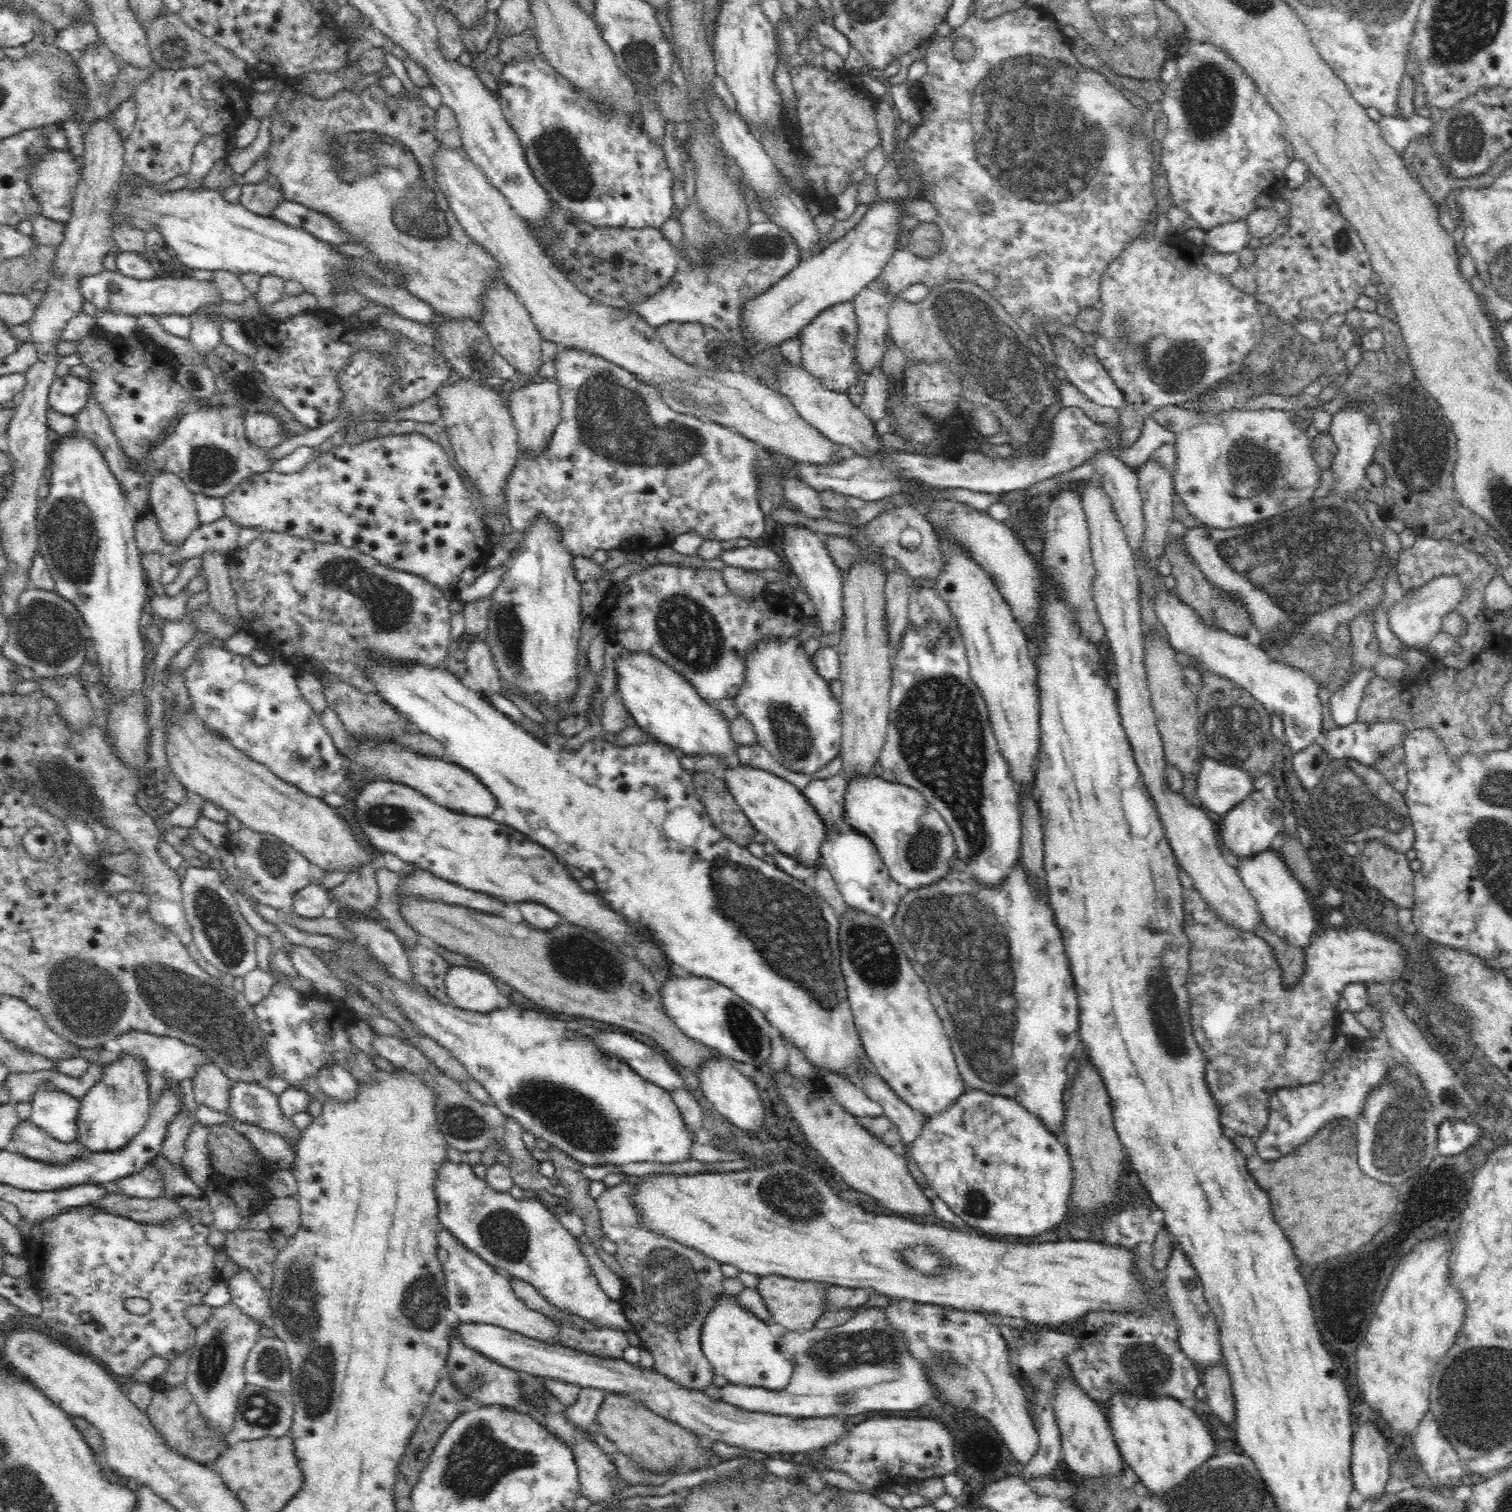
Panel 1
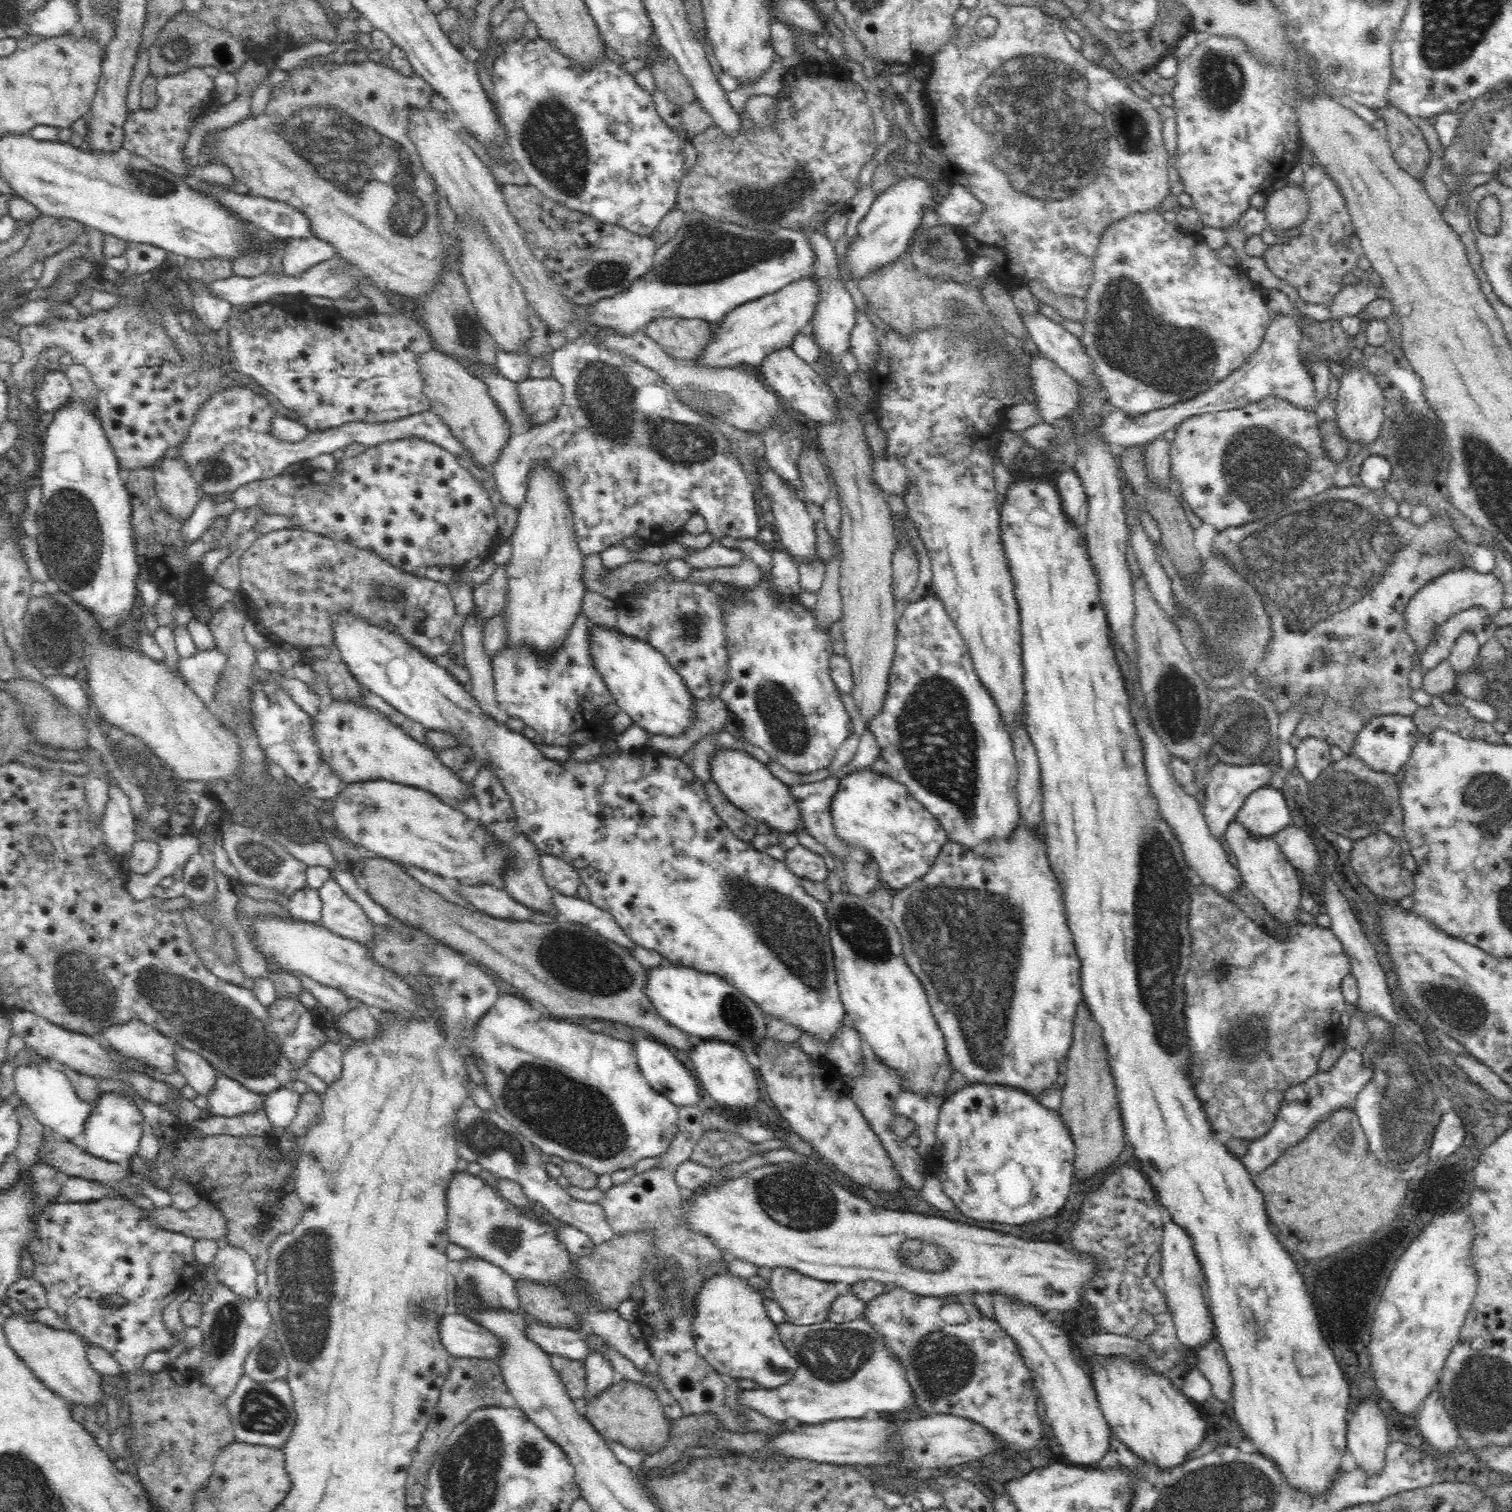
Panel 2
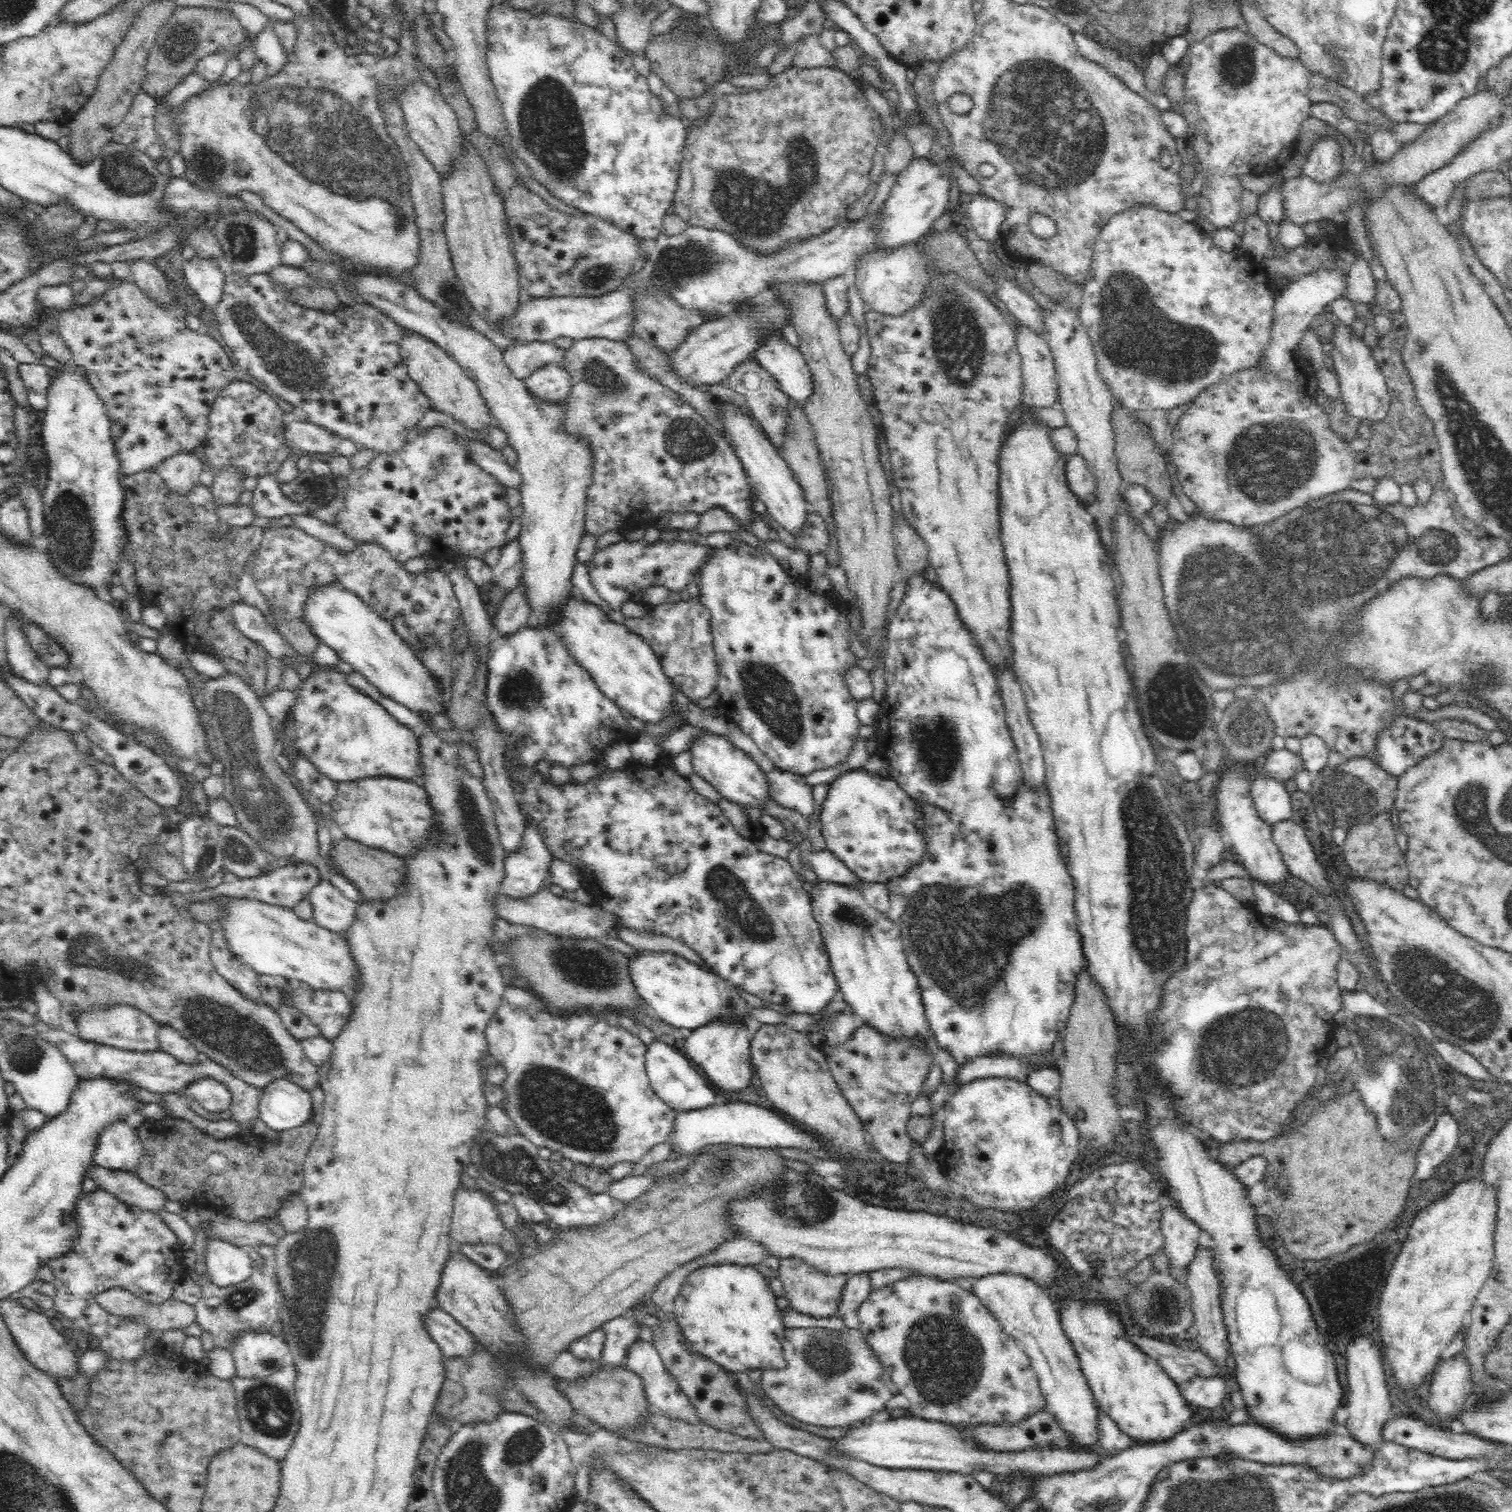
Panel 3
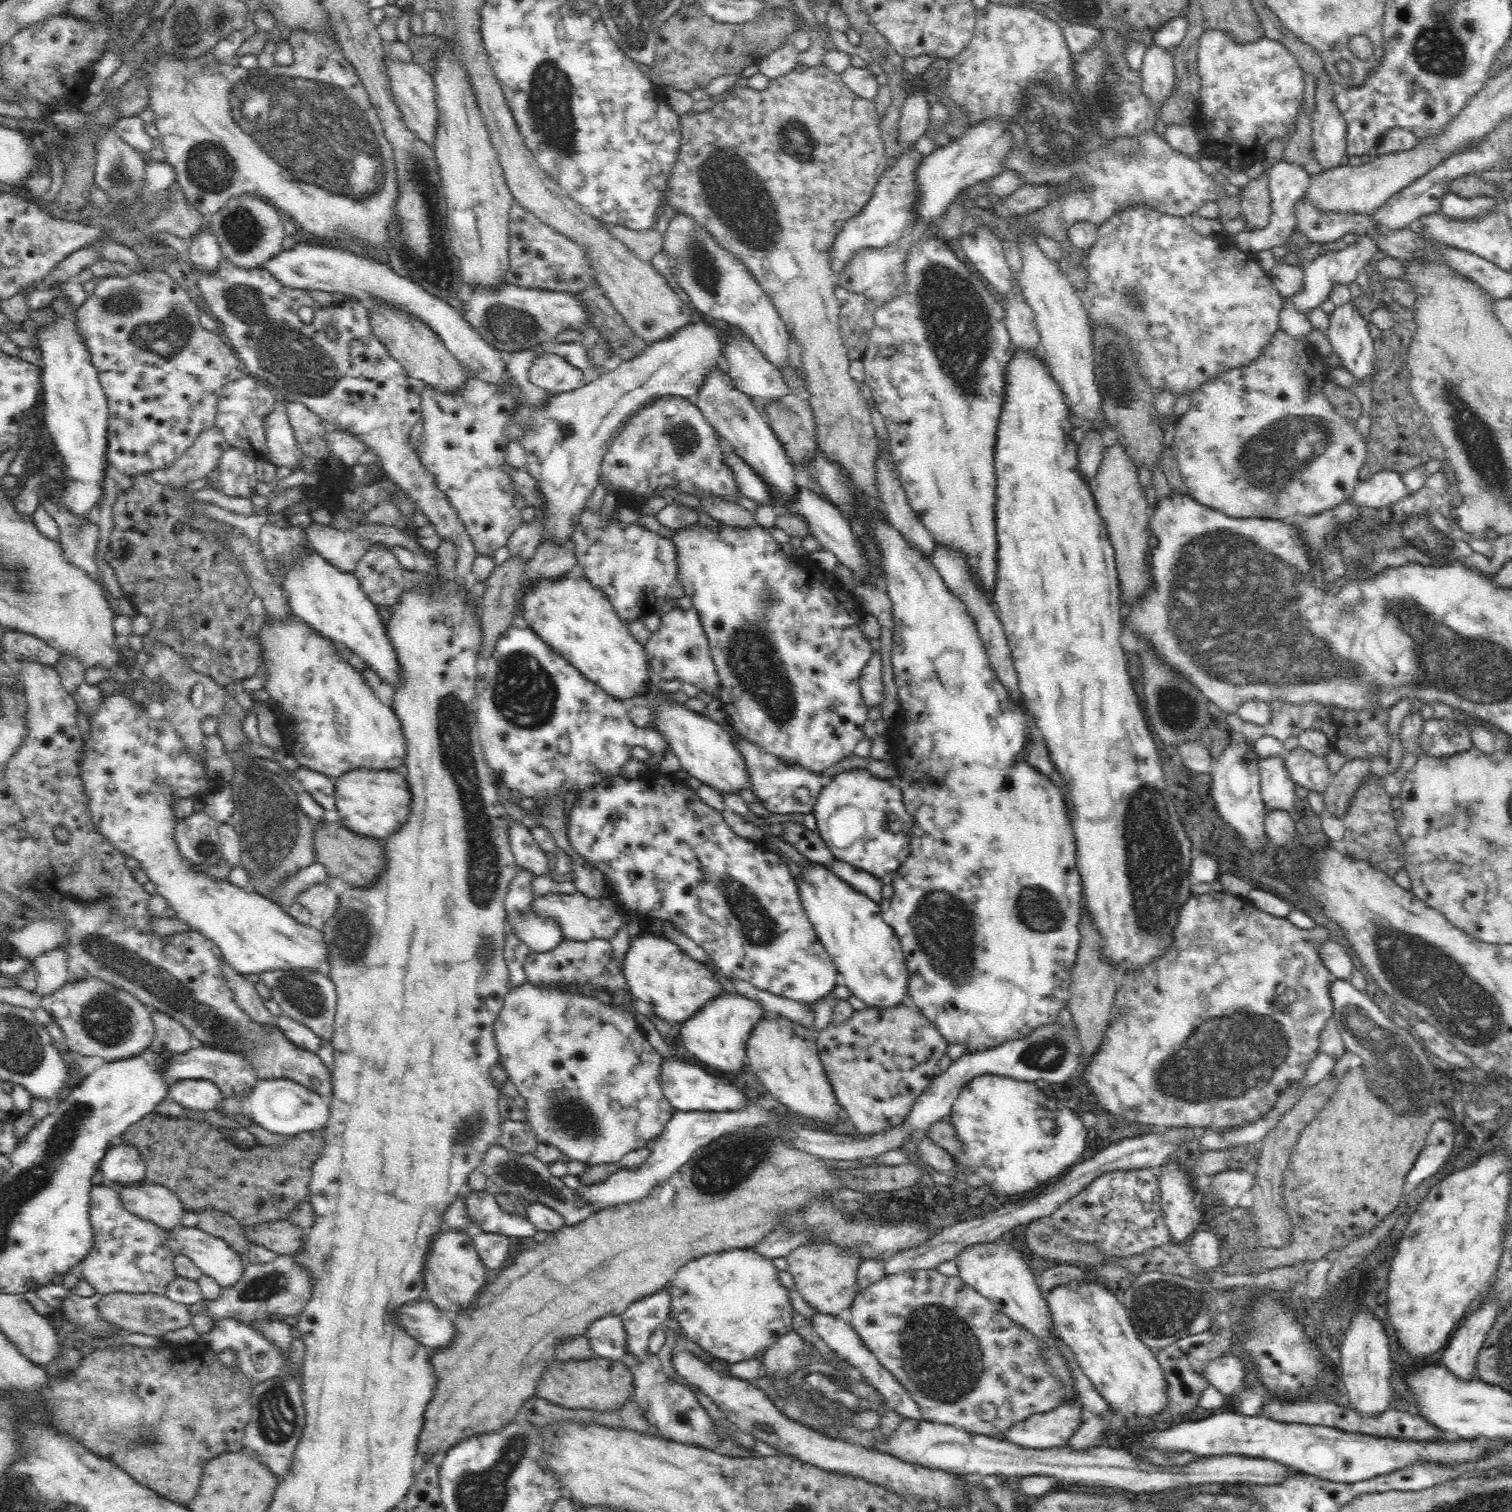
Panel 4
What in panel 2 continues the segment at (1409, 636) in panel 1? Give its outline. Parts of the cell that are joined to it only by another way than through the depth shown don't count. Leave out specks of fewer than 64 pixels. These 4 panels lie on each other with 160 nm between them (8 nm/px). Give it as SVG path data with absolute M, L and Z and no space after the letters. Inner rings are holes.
M1466 566L1463 569L1454 569L1452 572L1443 574L1428 586L1422 587L1405 610L1409 634L1417 640L1418 650L1426 648L1432 618L1447 619L1452 614L1471 606L1483 606L1492 619L1504 608L1504 584L1491 570L1484 573L1478 572L1473 566Z

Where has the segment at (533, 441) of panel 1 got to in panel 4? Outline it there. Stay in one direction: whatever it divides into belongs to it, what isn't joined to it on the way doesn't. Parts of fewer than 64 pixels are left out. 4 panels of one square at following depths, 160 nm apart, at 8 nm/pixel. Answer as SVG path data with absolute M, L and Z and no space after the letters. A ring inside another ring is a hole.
M556 350L530 358L529 380L549 392L568 392L584 385L582 371Z

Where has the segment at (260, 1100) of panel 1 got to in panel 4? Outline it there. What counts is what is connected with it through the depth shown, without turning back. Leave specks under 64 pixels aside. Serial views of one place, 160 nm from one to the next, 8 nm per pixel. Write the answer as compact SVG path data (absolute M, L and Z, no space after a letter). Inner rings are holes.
M178 1078L168 1083L167 1096L184 1108L207 1111L216 1108L221 1092L214 1083L204 1079Z

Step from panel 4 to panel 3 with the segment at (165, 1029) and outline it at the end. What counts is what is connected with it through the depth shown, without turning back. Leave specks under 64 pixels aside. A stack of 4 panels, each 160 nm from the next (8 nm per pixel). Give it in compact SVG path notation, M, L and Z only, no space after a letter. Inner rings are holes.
M158 1023L158 1048L173 1054L182 1062L194 1062L199 1050L181 1032L171 1024Z

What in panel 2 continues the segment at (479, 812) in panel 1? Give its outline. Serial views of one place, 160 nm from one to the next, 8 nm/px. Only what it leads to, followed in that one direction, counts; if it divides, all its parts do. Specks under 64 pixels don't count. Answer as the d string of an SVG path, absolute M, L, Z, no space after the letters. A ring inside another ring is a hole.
M324 697L310 719L311 737L318 747L319 757L342 785L382 778L429 790L449 801L460 798L464 791L471 789L442 766L430 748L394 723L389 714L374 710L360 700Z

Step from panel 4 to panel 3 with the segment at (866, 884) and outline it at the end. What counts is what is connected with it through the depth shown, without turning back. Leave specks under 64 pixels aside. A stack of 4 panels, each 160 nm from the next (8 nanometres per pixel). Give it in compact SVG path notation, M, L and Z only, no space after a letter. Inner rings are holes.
M826 848L818 853L810 852L803 854L803 856L817 874L819 880L838 882L849 887L860 886L860 882L864 881Z

